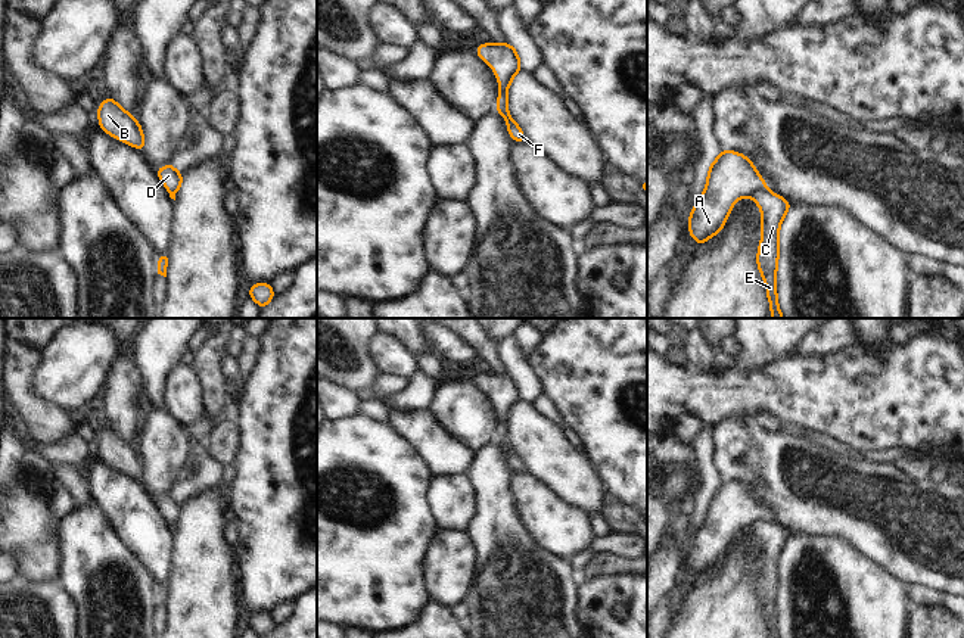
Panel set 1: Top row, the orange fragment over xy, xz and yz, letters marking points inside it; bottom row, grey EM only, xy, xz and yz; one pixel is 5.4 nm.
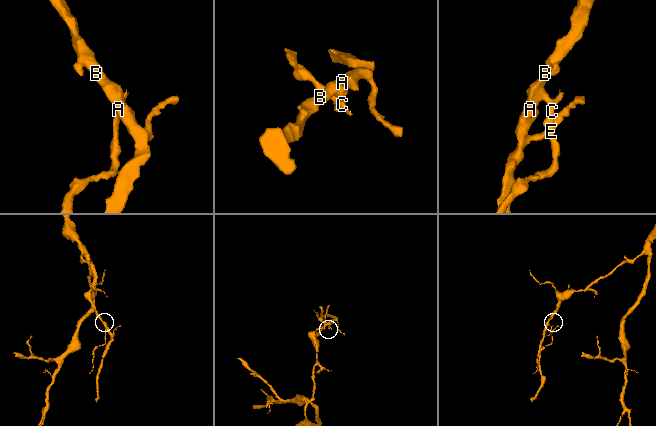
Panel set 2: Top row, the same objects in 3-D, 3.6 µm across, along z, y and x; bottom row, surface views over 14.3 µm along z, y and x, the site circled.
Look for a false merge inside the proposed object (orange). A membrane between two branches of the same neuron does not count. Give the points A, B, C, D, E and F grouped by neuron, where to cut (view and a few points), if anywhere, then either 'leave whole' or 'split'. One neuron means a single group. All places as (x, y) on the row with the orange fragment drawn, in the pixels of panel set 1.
A B D / C E F; cut in yz along (764, 186), (758, 187), (751, 196); split

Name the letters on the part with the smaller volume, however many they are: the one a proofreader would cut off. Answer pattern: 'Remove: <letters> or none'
Remove: C, E, F

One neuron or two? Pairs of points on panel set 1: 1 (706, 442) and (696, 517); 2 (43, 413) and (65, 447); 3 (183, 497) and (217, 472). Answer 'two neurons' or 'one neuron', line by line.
1: one neuron
2: two neurons
3: one neuron

